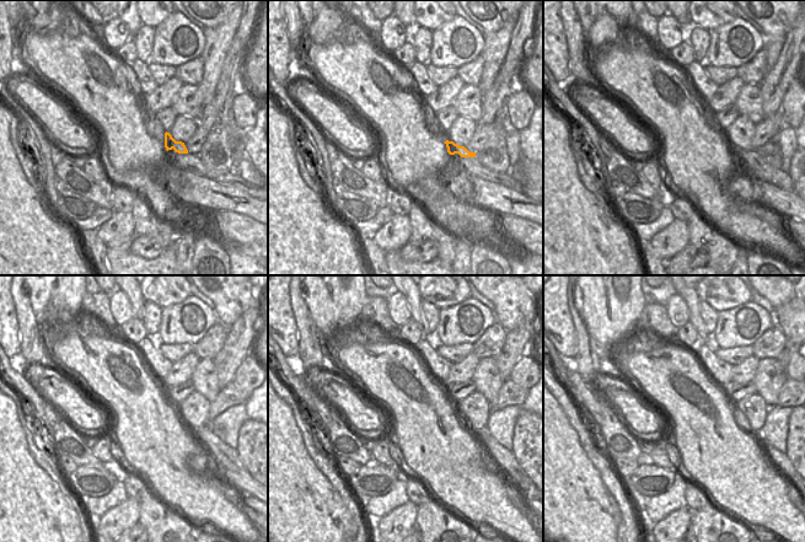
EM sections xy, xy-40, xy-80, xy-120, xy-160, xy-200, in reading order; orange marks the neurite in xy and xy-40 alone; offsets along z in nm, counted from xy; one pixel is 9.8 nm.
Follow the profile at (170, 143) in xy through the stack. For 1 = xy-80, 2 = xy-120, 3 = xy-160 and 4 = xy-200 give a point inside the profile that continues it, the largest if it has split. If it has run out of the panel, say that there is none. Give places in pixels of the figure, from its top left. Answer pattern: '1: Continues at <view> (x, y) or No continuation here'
1: Continues at xy-80 (776, 176)
2: Continues at xy-120 (227, 456)
3: Continues at xy-160 (500, 457)
4: Continues at xy-200 (779, 460)

